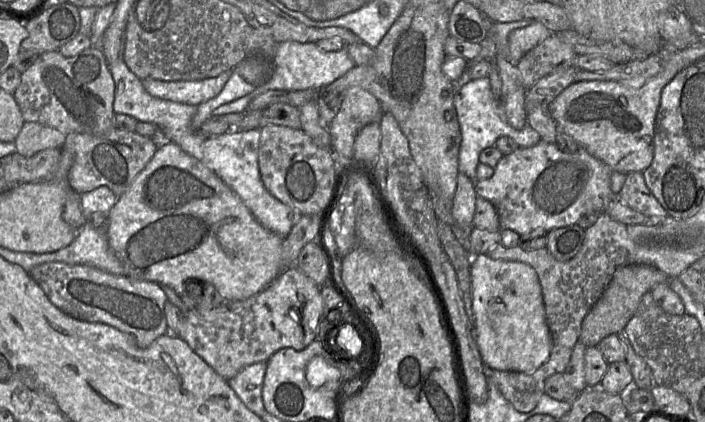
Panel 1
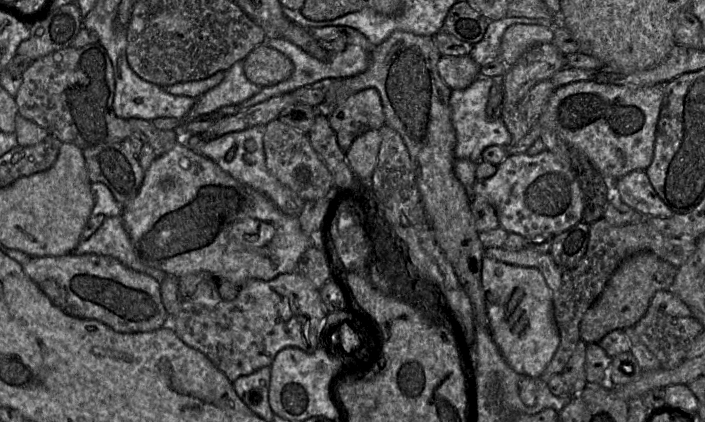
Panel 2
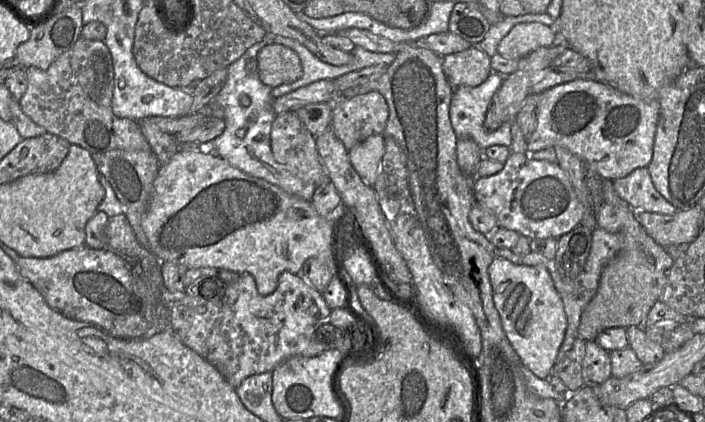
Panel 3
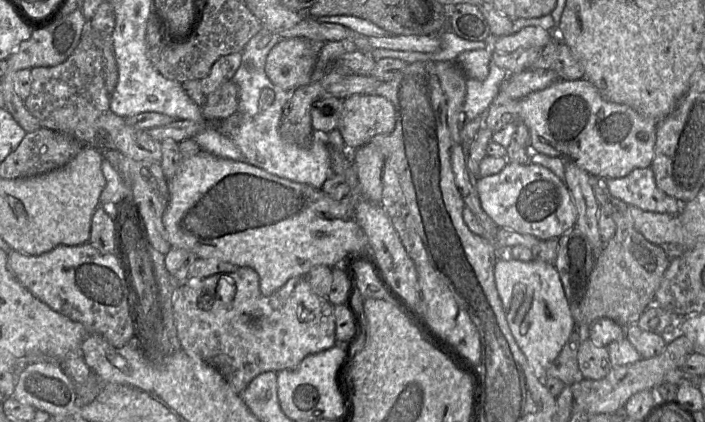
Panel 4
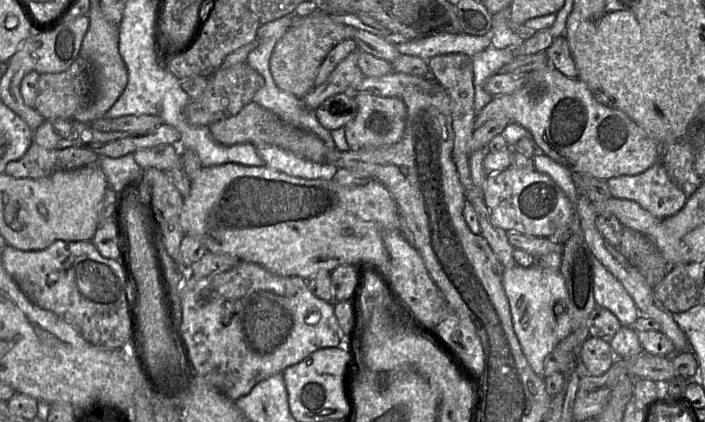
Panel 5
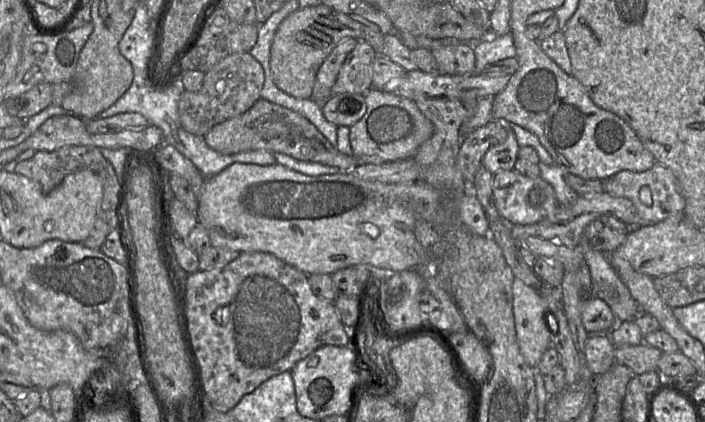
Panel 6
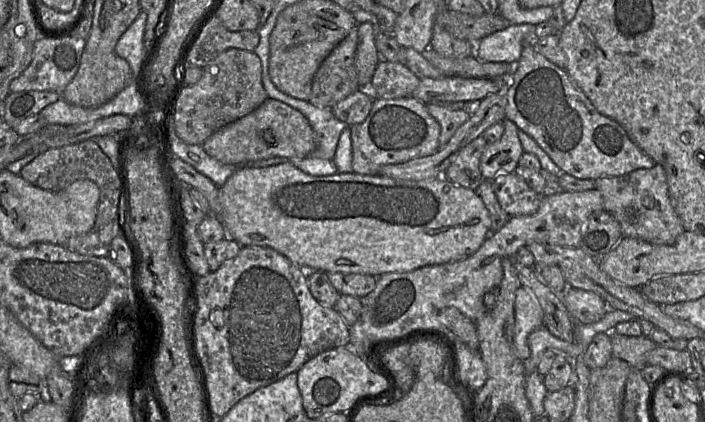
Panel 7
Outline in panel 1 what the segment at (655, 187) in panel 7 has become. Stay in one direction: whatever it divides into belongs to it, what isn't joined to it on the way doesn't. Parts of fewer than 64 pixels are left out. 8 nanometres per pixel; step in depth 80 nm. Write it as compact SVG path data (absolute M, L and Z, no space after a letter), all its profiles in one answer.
M631 172L616 198L629 208L655 221L668 217L668 213L647 187L642 172Z

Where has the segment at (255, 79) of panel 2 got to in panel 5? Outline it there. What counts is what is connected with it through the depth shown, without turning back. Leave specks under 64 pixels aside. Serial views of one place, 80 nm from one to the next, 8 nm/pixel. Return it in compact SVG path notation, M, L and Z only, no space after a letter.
M315 11L304 17L295 17L290 28L276 43L269 61L269 69L278 88L289 92L298 98L303 98L314 88L314 80L317 71L331 49L346 39L353 39L355 27L335 21L331 14L322 11Z

